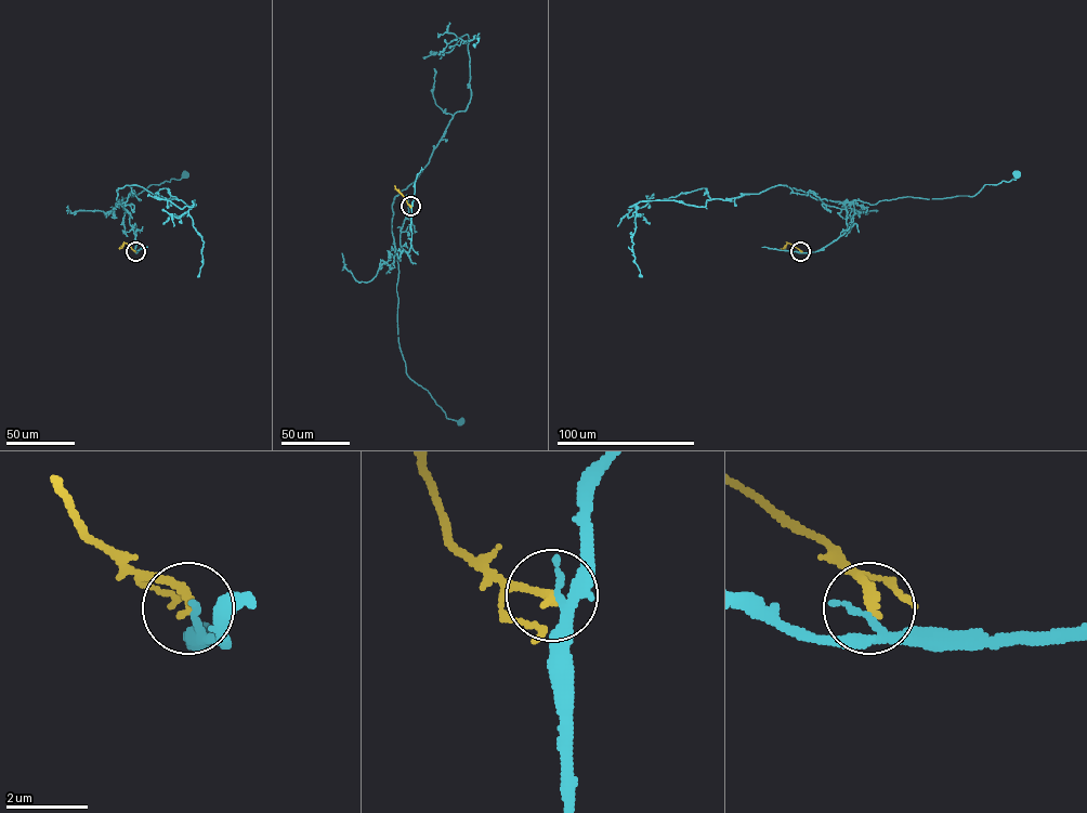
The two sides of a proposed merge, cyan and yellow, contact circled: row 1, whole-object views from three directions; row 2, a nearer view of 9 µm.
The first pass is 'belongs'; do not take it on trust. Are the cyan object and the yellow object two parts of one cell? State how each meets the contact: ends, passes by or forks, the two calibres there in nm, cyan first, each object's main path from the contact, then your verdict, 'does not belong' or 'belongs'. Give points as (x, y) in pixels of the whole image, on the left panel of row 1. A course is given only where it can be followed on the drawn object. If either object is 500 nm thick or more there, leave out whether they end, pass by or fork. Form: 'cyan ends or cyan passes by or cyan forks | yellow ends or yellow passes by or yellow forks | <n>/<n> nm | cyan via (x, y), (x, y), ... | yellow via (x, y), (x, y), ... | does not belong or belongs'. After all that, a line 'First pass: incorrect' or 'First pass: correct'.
cyan passes by | yellow ends | 180/220 nm | cyan via (135, 251), (135, 235), (120, 202), (121, 197), (134, 196), (152, 184), (180, 180), (185, 174) | yellow via (135, 251), (126, 243), (119, 248) | belongs
First pass: correct

